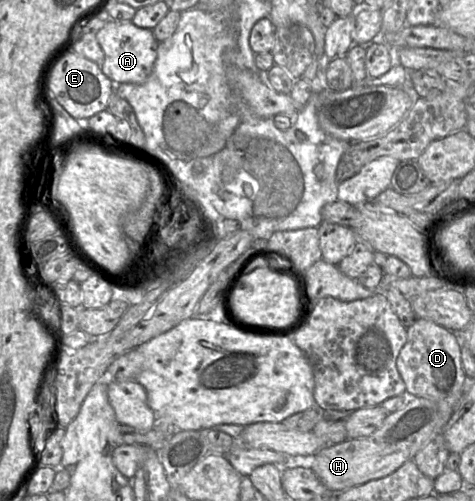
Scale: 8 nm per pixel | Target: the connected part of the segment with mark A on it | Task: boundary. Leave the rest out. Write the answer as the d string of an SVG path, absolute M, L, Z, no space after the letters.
M109 20L96 37L105 56L101 69L114 84L143 84L147 80L157 59L159 43L151 29L137 27L132 21Z

